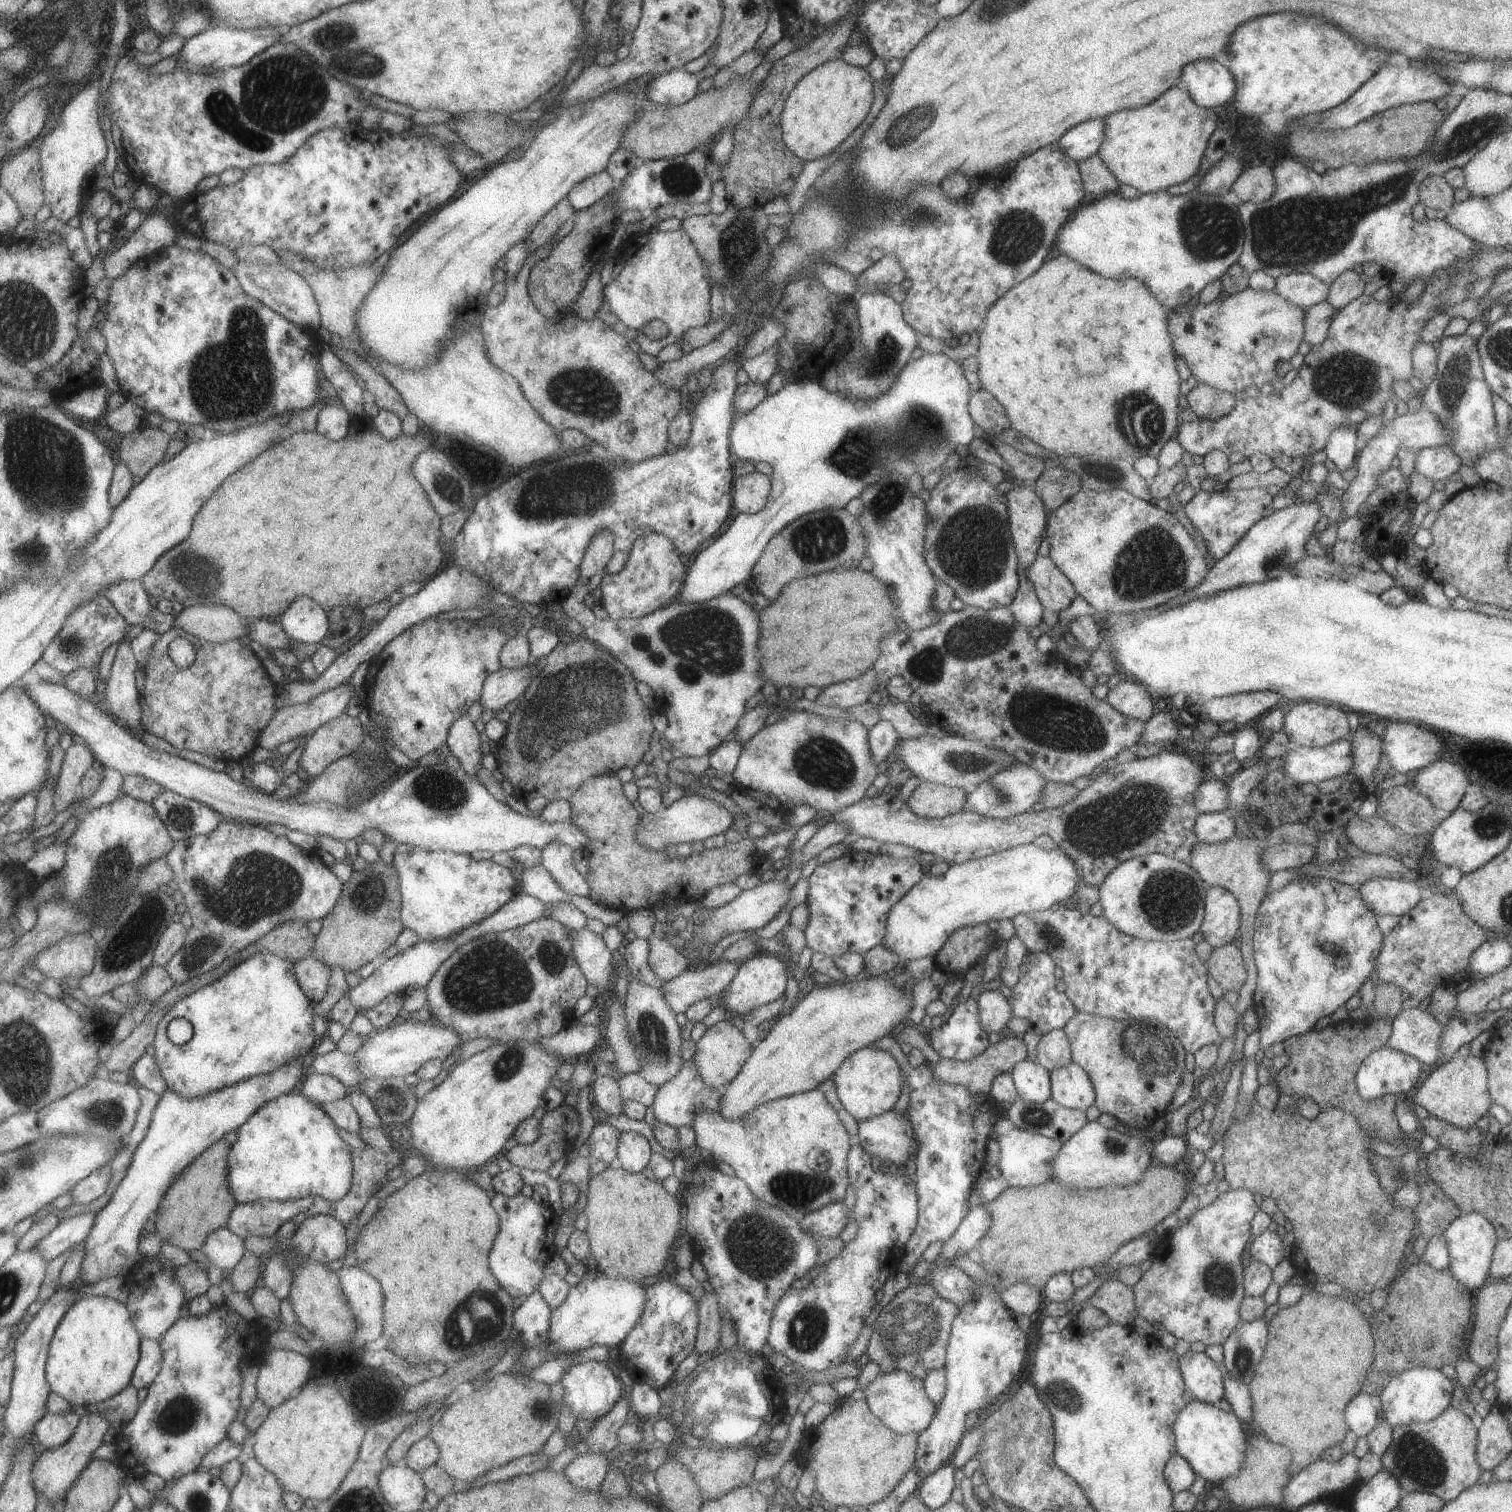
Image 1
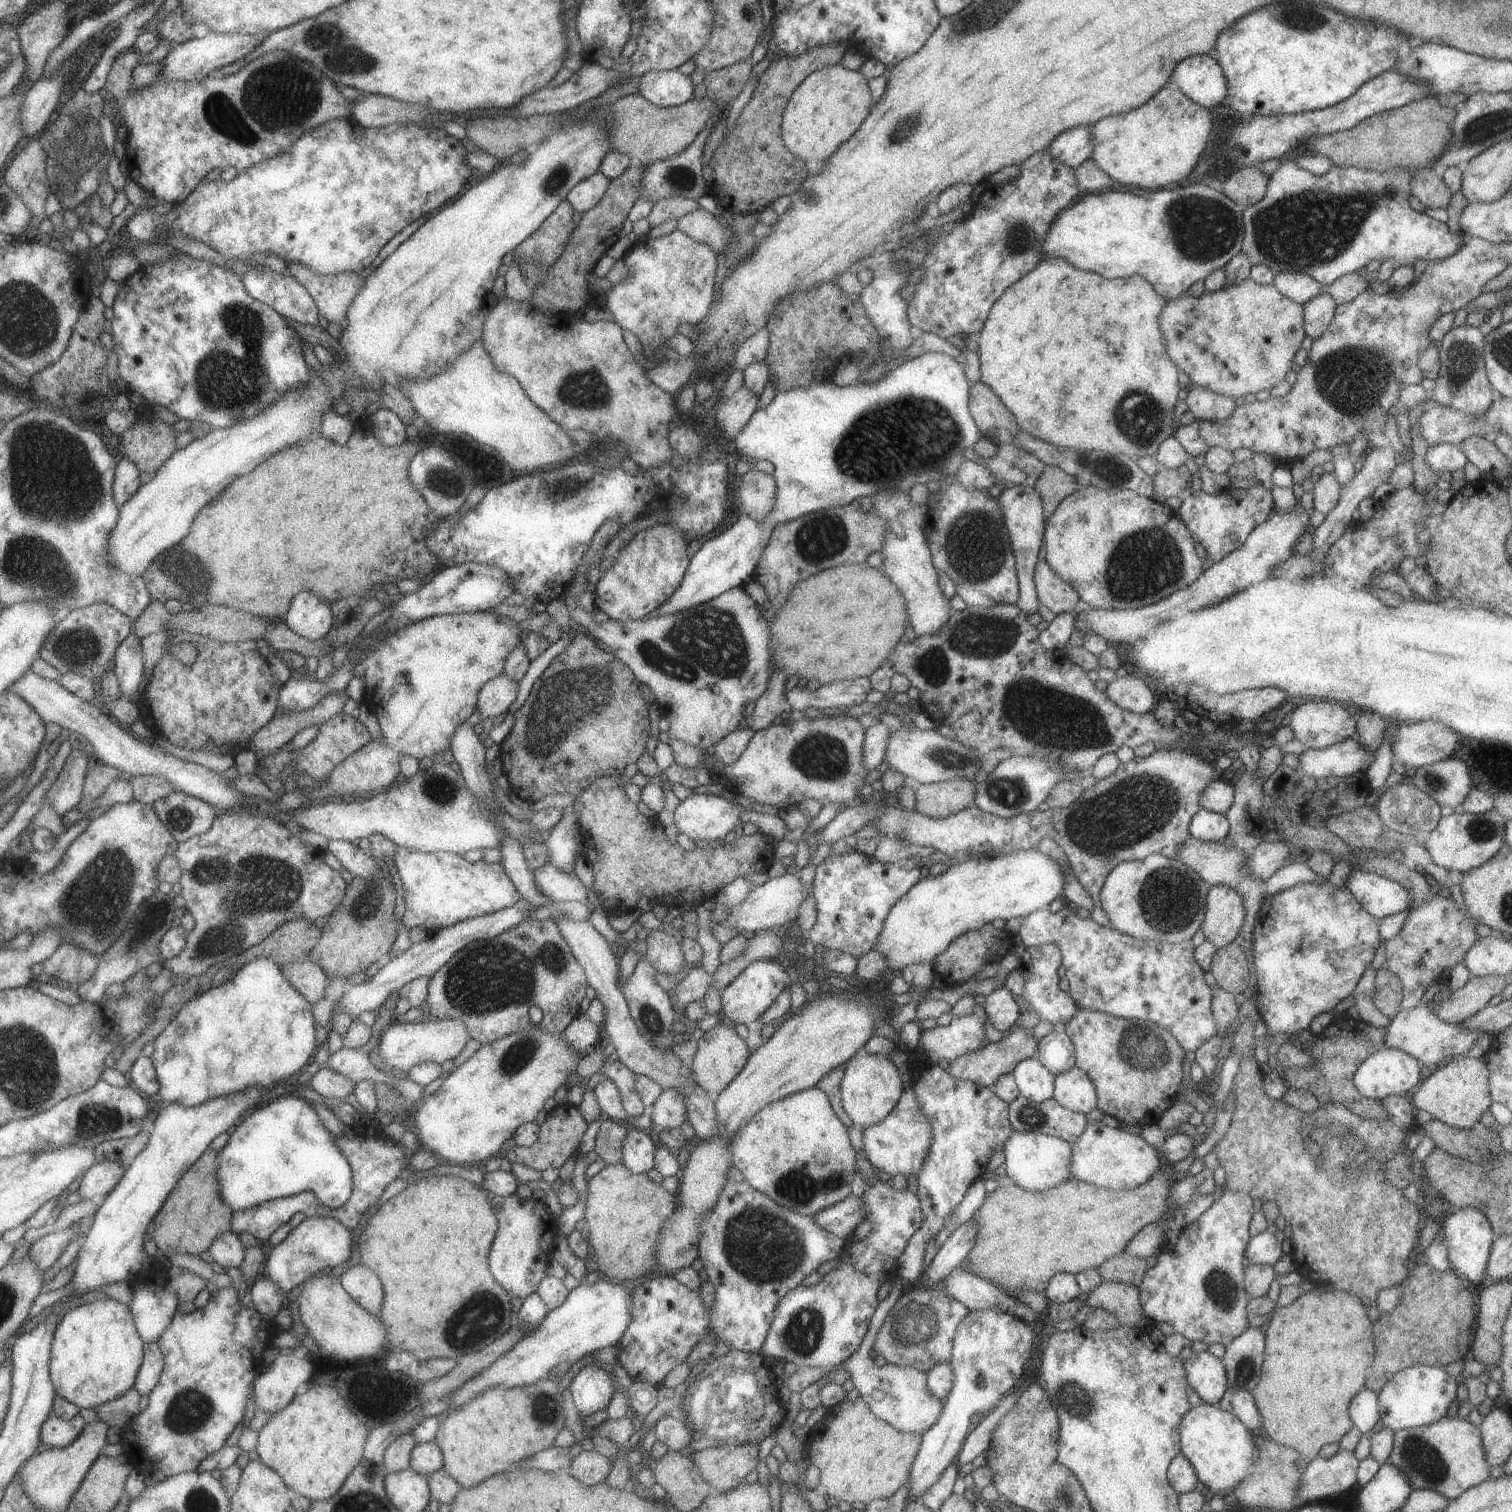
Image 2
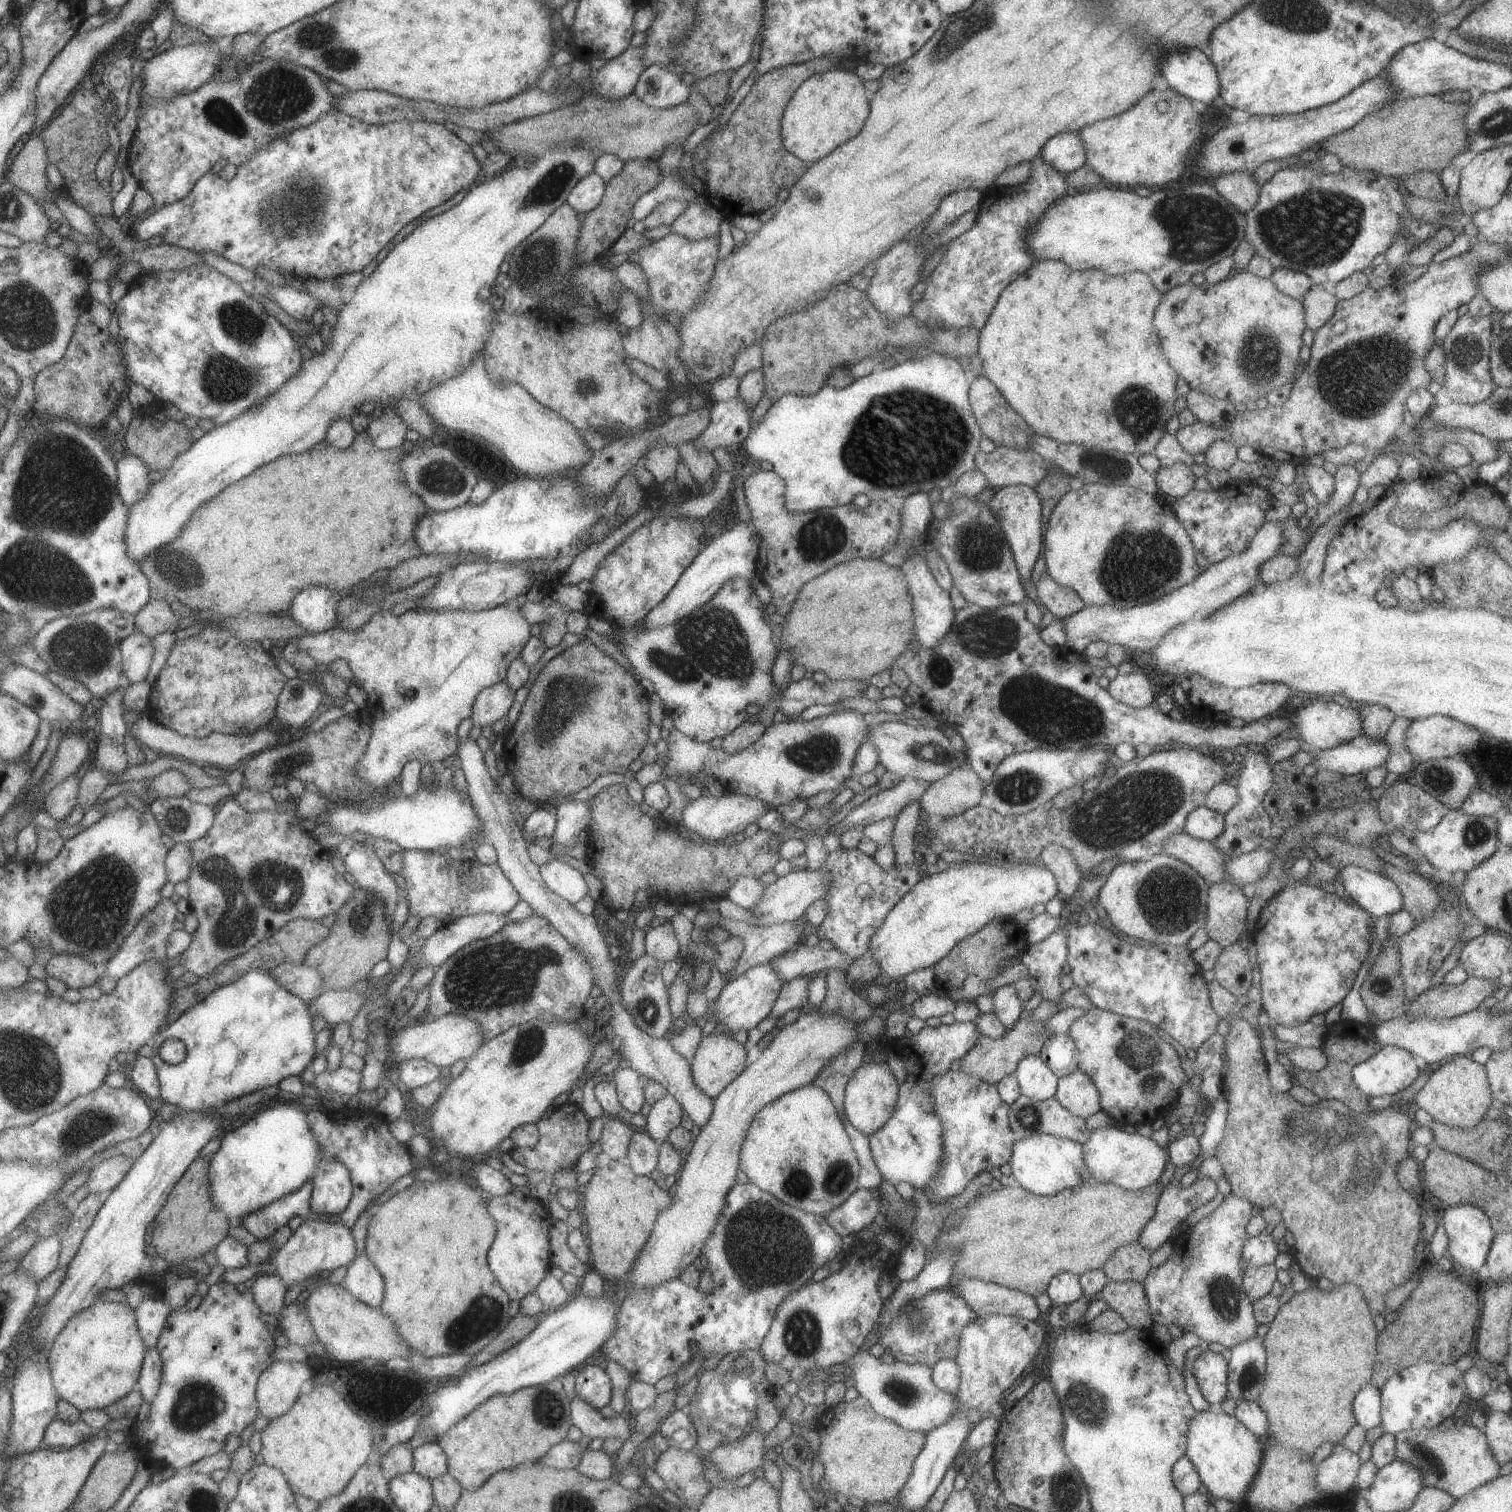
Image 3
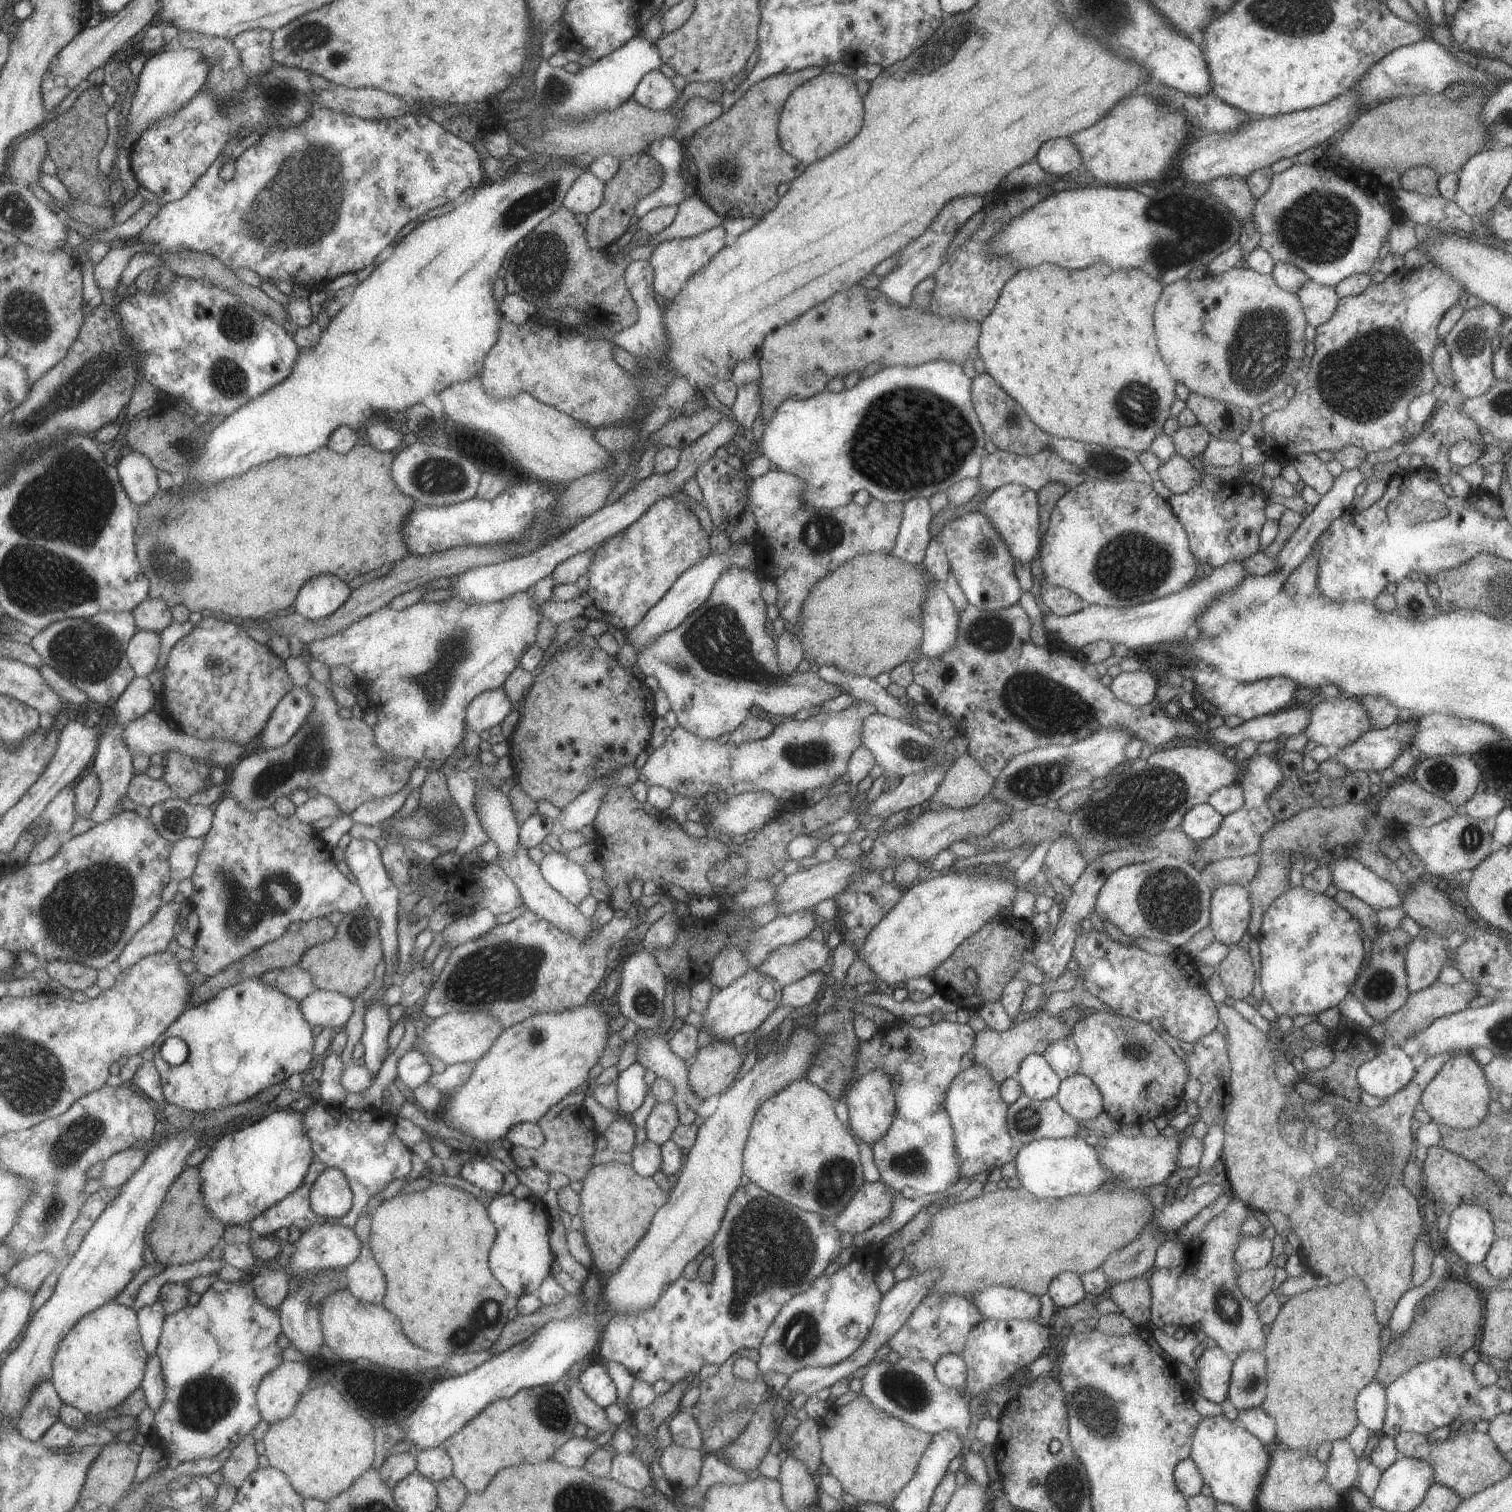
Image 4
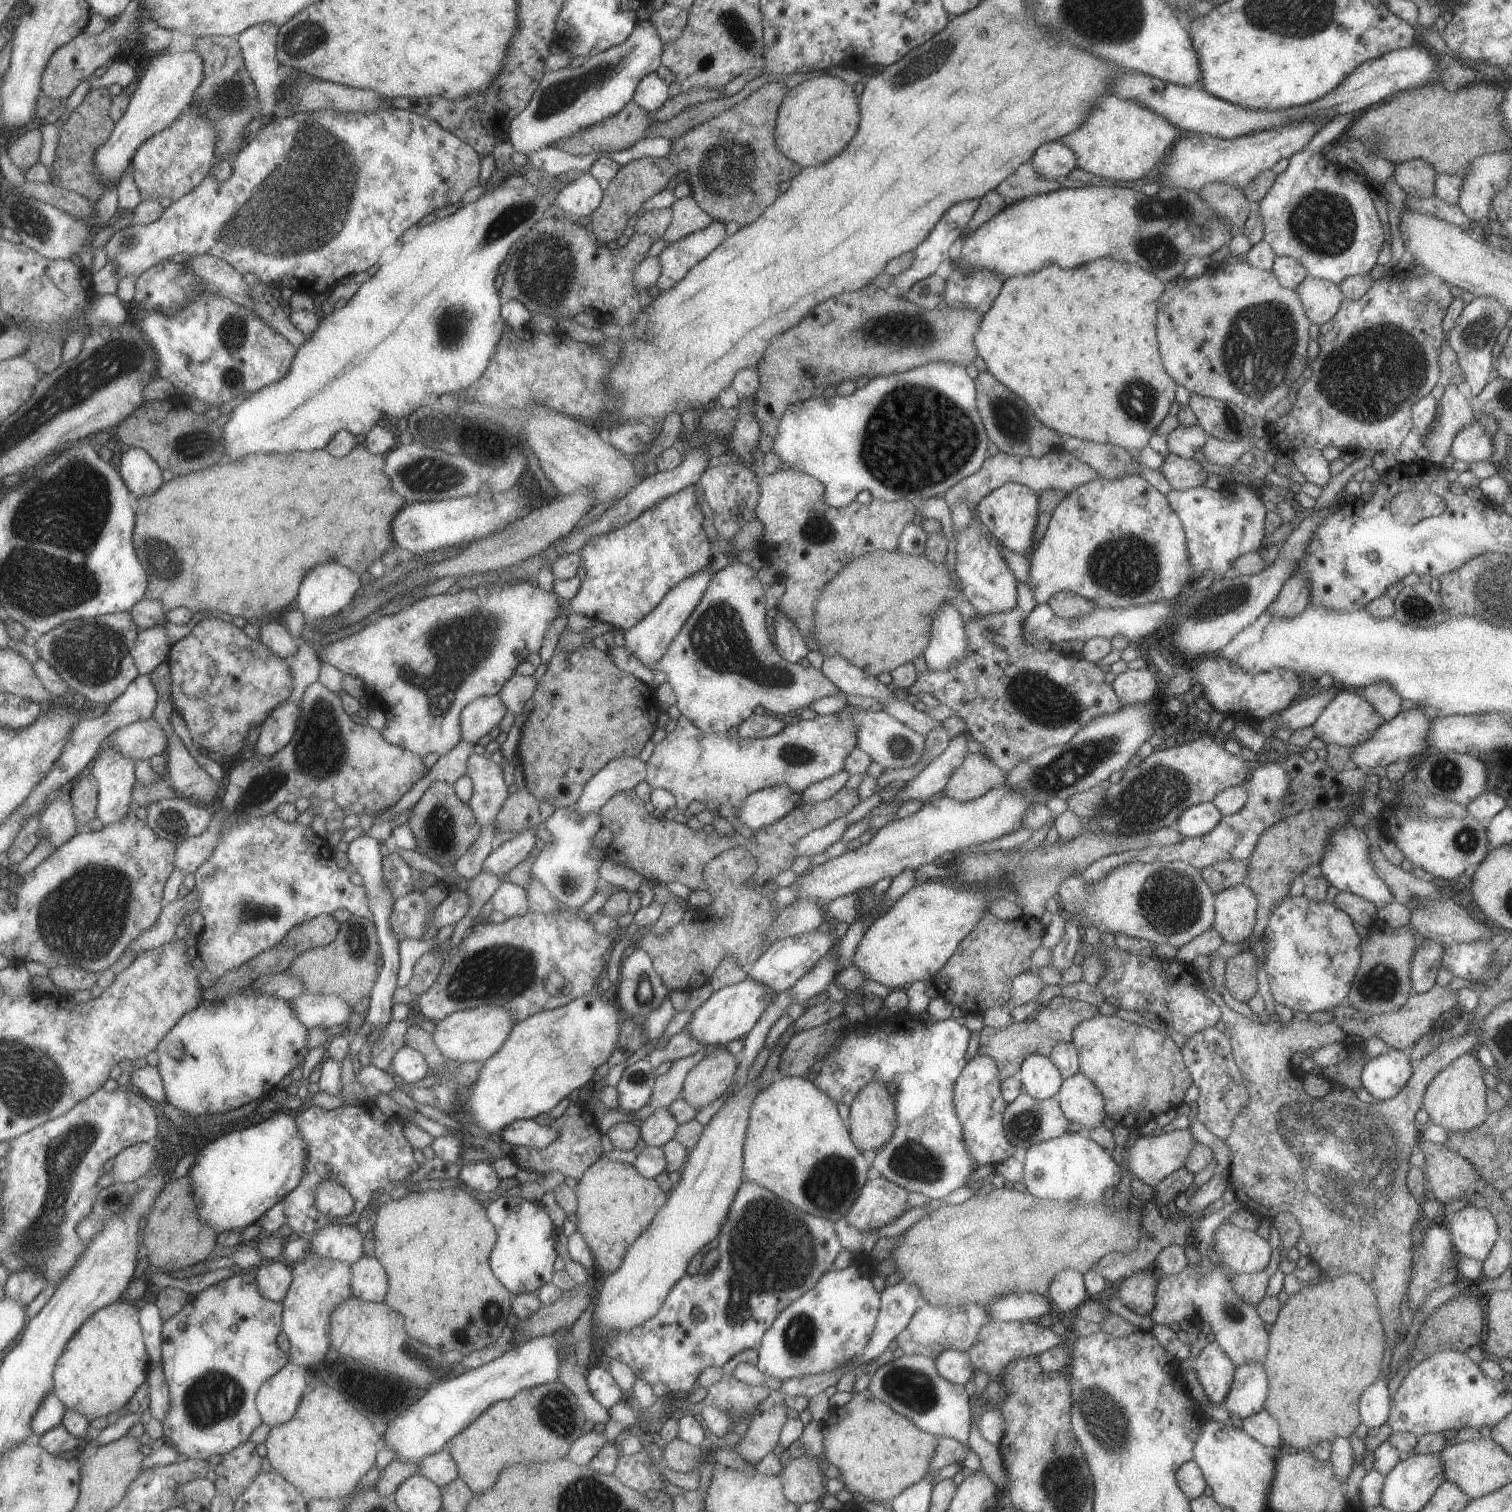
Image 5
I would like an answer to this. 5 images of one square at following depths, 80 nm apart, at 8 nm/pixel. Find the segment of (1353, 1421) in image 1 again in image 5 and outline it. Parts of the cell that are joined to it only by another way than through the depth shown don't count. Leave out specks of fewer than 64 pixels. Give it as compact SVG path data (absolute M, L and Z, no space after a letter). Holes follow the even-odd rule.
M1383 1378L1367 1386L1359 1396L1360 1423L1367 1428L1373 1428L1386 1422L1389 1414L1389 1396L1387 1381Z

